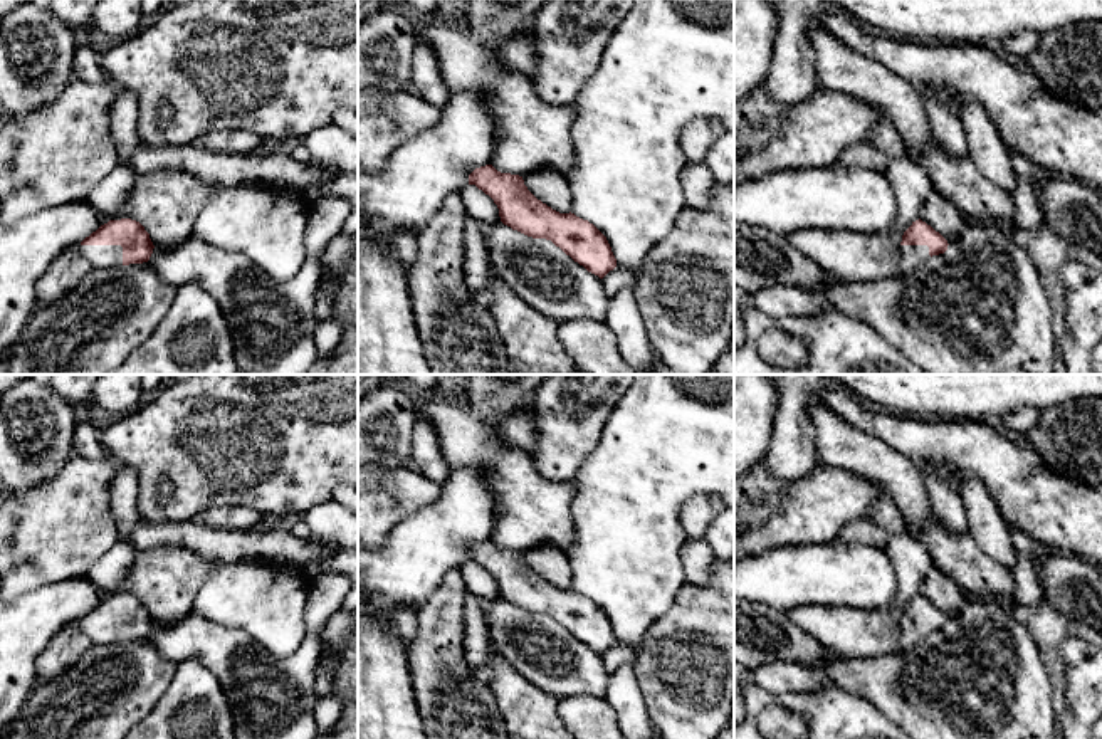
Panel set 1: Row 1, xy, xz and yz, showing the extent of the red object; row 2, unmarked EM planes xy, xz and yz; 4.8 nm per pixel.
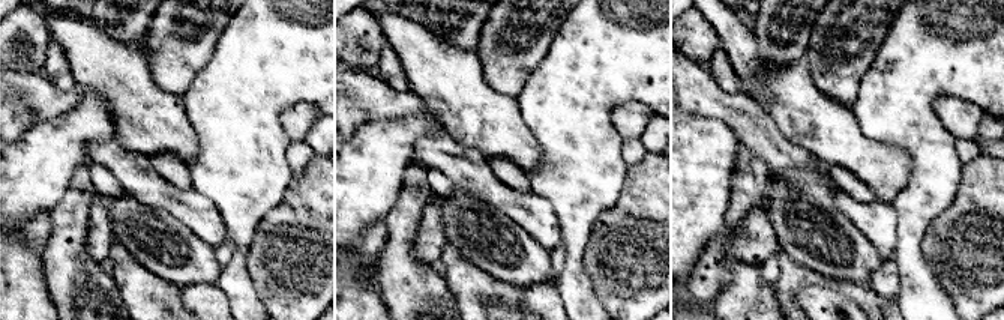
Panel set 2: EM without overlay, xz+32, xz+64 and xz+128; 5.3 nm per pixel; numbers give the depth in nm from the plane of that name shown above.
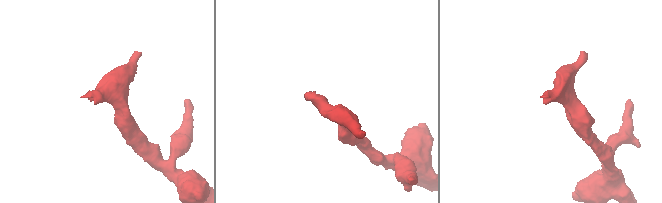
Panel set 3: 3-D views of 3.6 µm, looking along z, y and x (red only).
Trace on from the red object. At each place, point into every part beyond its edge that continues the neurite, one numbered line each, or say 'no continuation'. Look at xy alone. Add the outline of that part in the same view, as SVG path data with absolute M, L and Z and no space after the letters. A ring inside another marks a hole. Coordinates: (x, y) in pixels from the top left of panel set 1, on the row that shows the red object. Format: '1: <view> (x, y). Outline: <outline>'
1: xy (98, 256). Outline: M81 245L76 249L91 264L92 269L113 269L123 265L121 245Z

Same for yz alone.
1: yz (911, 257). Outline: M900 245L899 247L899 259L900 274L912 272L917 269L922 262L929 259L929 247L927 245Z

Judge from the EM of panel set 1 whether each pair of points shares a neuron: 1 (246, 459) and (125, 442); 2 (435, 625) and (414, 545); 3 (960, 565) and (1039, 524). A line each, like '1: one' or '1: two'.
1: one
2: two
3: two

